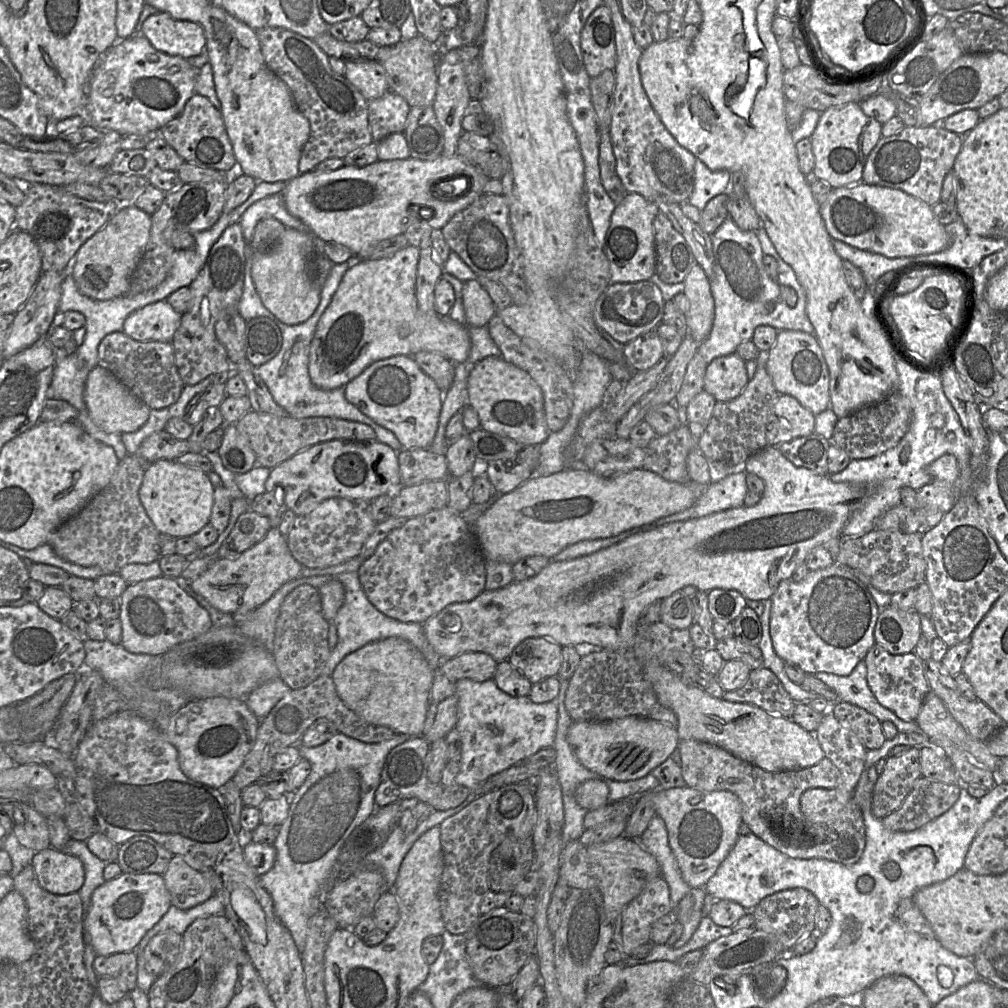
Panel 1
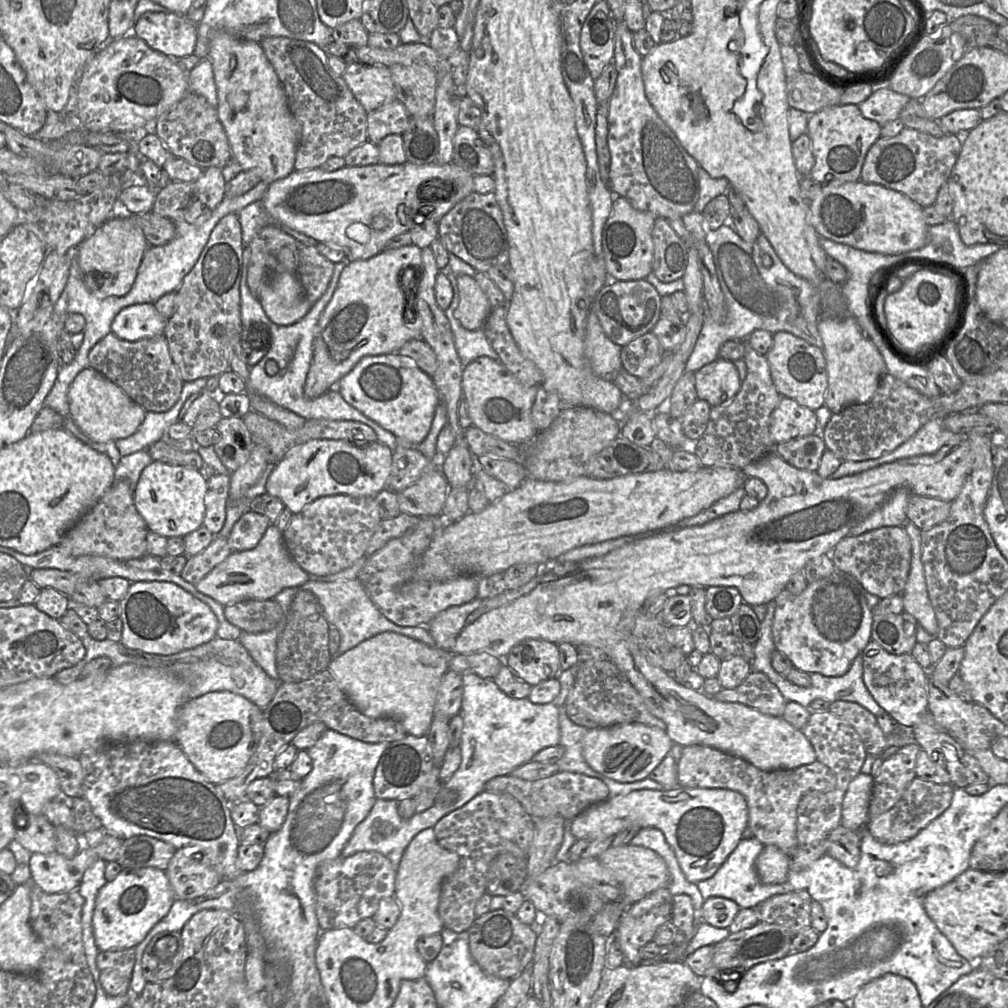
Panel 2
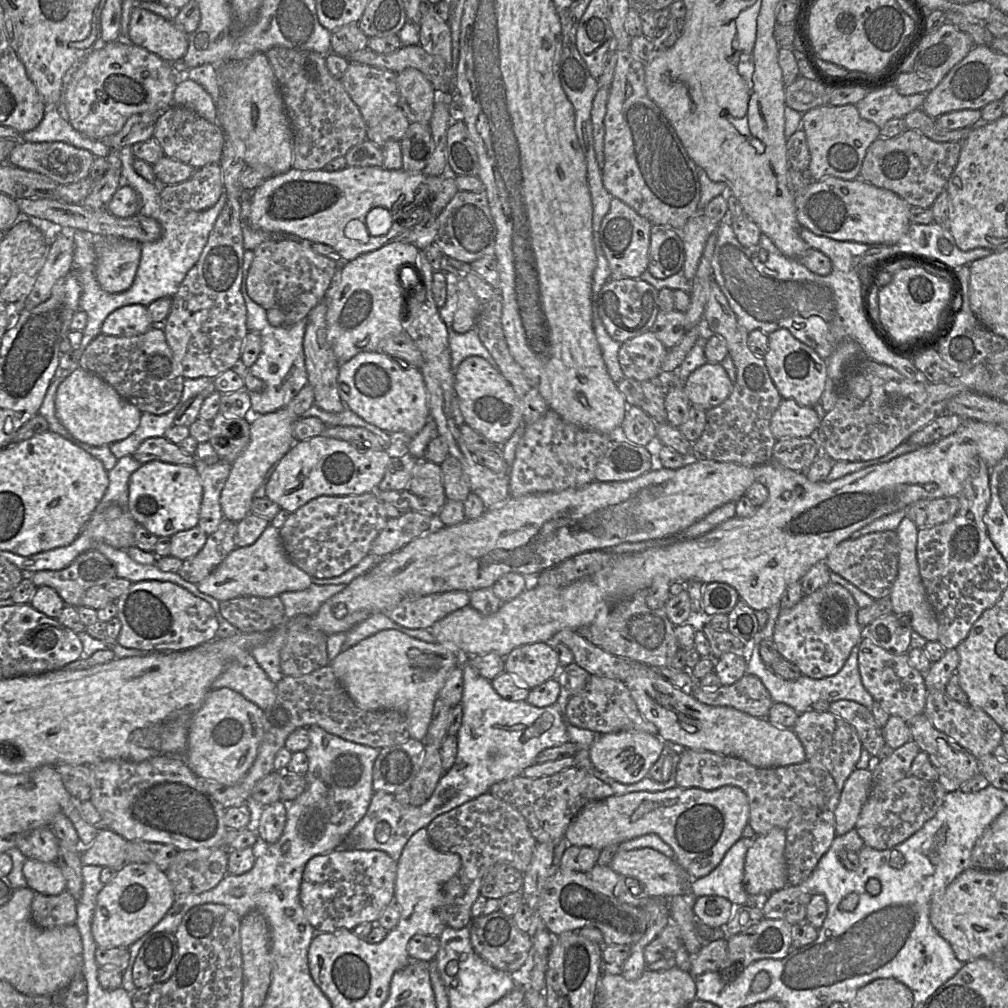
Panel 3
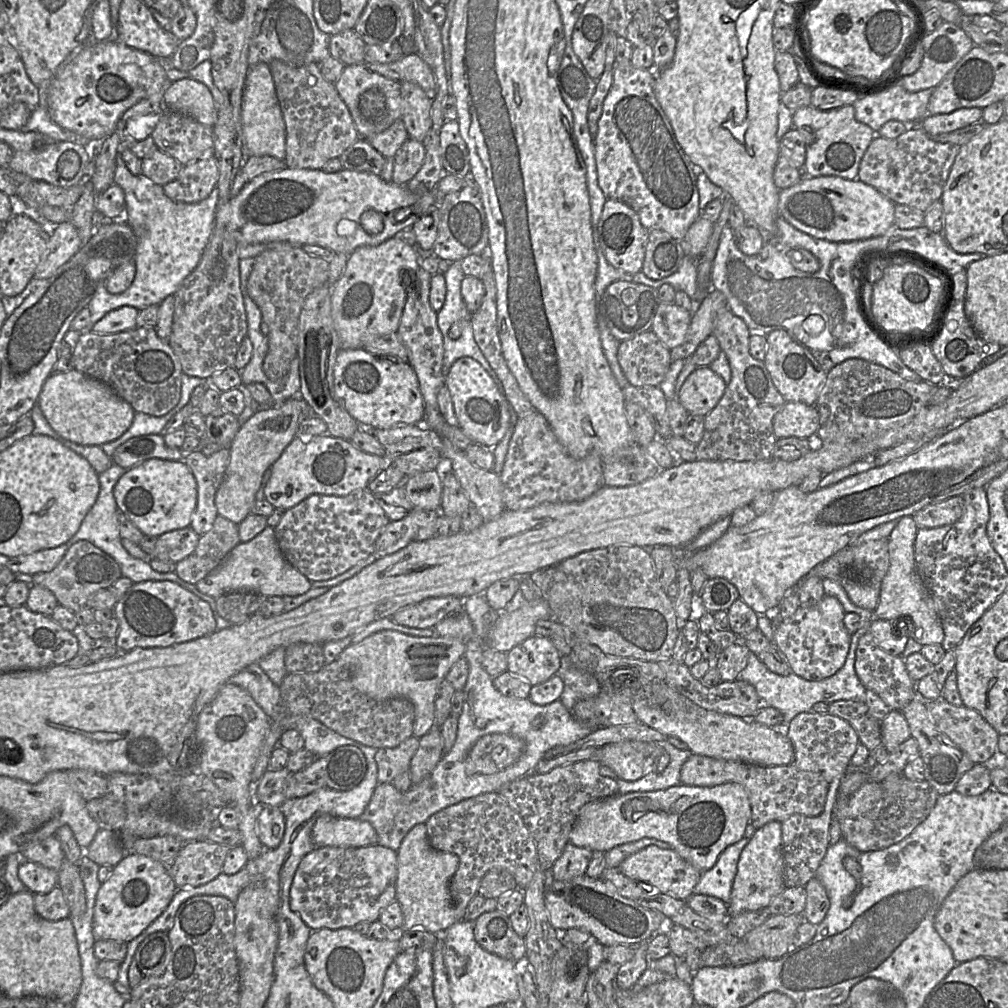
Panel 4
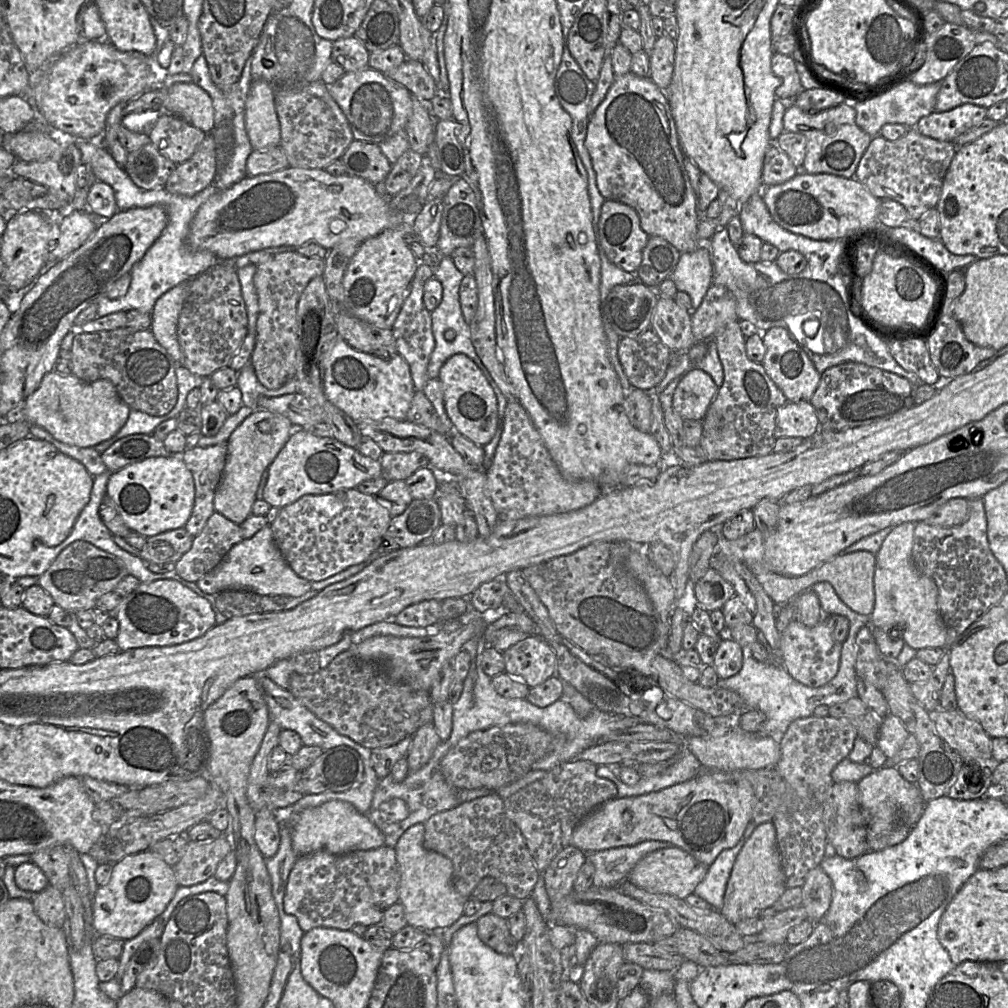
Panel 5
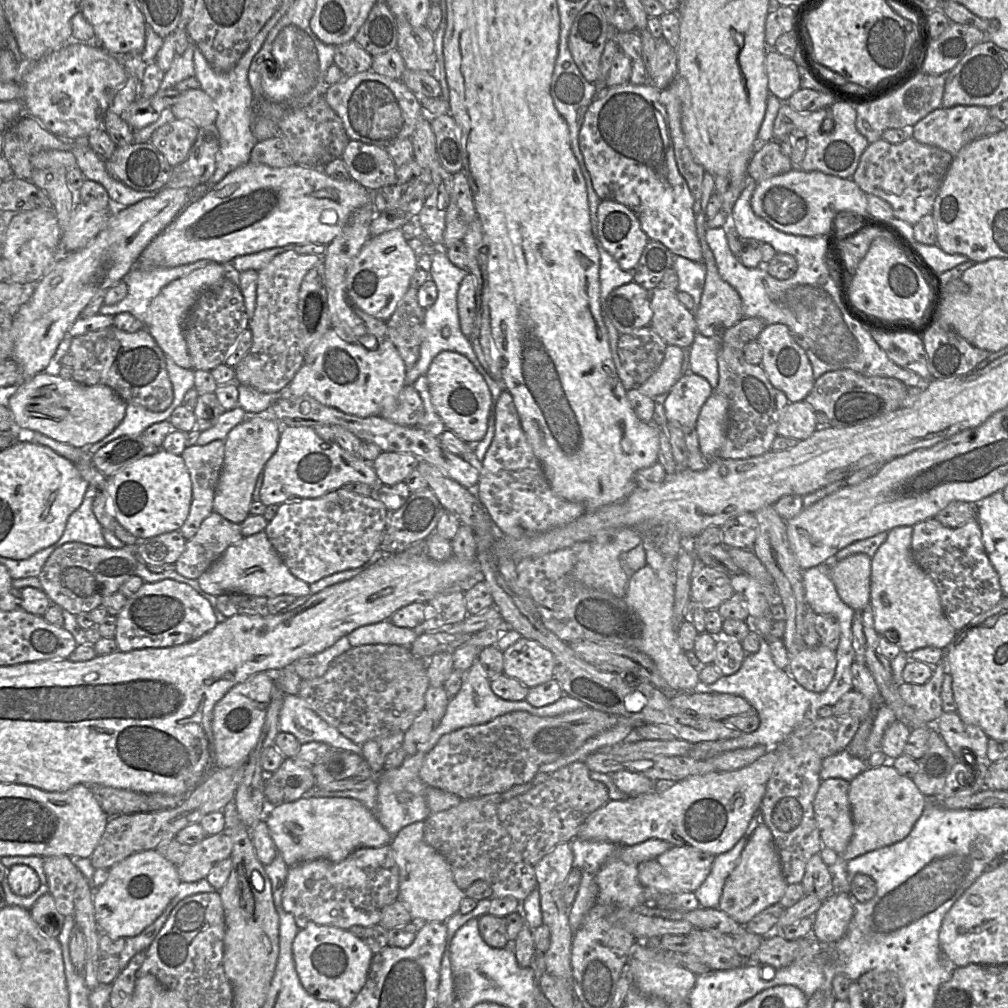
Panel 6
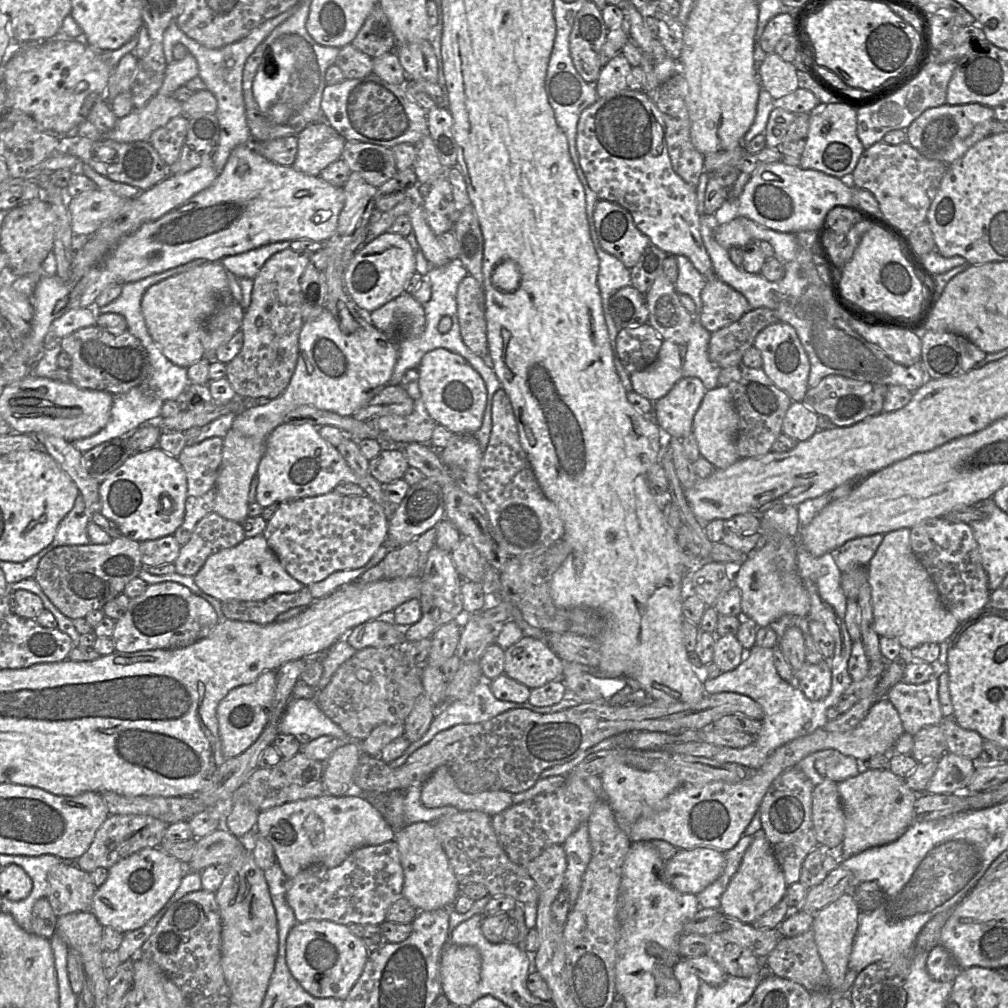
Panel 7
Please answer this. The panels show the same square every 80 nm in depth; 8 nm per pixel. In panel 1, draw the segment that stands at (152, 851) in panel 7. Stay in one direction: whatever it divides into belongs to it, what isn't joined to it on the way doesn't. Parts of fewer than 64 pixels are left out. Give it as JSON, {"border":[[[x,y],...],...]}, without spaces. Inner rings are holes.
{"border":[[[122,873],[93,892],[84,916],[84,945],[90,944],[96,956],[134,951],[144,935],[160,921],[171,905],[162,875]]]}

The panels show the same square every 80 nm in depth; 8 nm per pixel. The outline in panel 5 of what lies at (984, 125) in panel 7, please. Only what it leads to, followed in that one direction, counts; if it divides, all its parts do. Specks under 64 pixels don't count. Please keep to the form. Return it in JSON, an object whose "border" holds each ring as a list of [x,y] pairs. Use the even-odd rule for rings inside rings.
{"border":[[[966,103],[945,112],[933,111],[920,118],[915,127],[924,136],[952,142],[967,129],[987,118],[987,109]]]}

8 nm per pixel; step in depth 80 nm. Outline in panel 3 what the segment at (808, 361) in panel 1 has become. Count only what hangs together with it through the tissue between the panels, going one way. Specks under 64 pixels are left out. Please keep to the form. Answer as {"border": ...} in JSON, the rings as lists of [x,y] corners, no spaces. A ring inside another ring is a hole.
{"border":[[[785,328],[768,334],[768,351],[764,357],[769,375],[782,399],[793,399],[799,405],[814,407],[820,402],[827,380],[827,363],[812,348],[793,337]]]}

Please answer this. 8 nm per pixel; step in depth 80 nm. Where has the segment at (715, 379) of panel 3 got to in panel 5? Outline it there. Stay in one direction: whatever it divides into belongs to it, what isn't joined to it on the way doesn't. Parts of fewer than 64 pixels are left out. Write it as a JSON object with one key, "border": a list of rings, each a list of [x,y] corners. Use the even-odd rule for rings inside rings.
{"border":[[[691,368],[681,377],[673,393],[672,407],[684,420],[702,421],[718,389],[708,373]]]}

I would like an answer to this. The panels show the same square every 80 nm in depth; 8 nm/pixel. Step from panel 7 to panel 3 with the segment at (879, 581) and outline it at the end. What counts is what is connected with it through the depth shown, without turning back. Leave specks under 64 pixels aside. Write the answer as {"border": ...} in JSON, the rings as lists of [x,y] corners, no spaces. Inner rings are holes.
{"border":[[[907,516],[903,518],[896,529],[899,542],[898,575],[893,584],[889,599],[892,604],[892,613],[896,615],[907,614],[911,620],[913,632],[918,633],[928,642],[938,641],[939,624],[935,612],[928,600],[926,589],[923,585],[917,561],[918,527]]]}

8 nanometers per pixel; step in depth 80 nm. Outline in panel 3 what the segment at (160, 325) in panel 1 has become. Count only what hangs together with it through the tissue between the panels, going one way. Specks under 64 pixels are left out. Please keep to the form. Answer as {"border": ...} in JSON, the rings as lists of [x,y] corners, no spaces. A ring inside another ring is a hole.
{"border":[[[127,305],[116,309],[107,316],[101,327],[101,334],[132,337],[144,334],[153,326],[146,306]]]}

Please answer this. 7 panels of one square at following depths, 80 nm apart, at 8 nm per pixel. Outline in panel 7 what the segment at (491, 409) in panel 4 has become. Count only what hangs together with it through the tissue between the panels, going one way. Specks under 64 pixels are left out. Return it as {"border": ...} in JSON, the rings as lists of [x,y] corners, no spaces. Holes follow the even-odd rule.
{"border":[[[445,348],[427,352],[417,368],[419,390],[428,414],[453,434],[474,434],[483,421],[487,404],[487,389],[480,374],[460,354]]]}

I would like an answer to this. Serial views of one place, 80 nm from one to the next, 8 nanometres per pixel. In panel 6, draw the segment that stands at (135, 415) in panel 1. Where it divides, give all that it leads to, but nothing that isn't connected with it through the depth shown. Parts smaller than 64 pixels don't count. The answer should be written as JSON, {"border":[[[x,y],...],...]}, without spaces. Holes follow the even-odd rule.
{"border":[[[48,372],[37,374],[3,397],[19,432],[39,432],[74,447],[96,443],[110,434],[123,420],[128,404],[107,385],[84,385]]]}

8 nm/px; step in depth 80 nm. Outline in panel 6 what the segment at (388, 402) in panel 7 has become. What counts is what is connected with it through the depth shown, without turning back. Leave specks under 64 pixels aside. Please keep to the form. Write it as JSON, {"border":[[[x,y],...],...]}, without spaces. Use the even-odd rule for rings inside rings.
{"border":[[[404,385],[392,407],[382,407],[381,418],[402,426],[415,426],[423,418],[425,408],[413,386]]]}

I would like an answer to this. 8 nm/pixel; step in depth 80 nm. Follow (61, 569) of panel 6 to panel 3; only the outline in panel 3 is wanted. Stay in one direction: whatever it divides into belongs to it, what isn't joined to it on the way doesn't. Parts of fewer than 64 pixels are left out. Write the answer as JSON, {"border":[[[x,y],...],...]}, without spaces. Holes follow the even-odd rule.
{"border":[[[88,550],[78,555],[62,570],[43,570],[33,574],[36,587],[53,588],[67,606],[82,606],[85,592],[94,586],[105,586],[116,578],[112,561],[97,550]]]}

